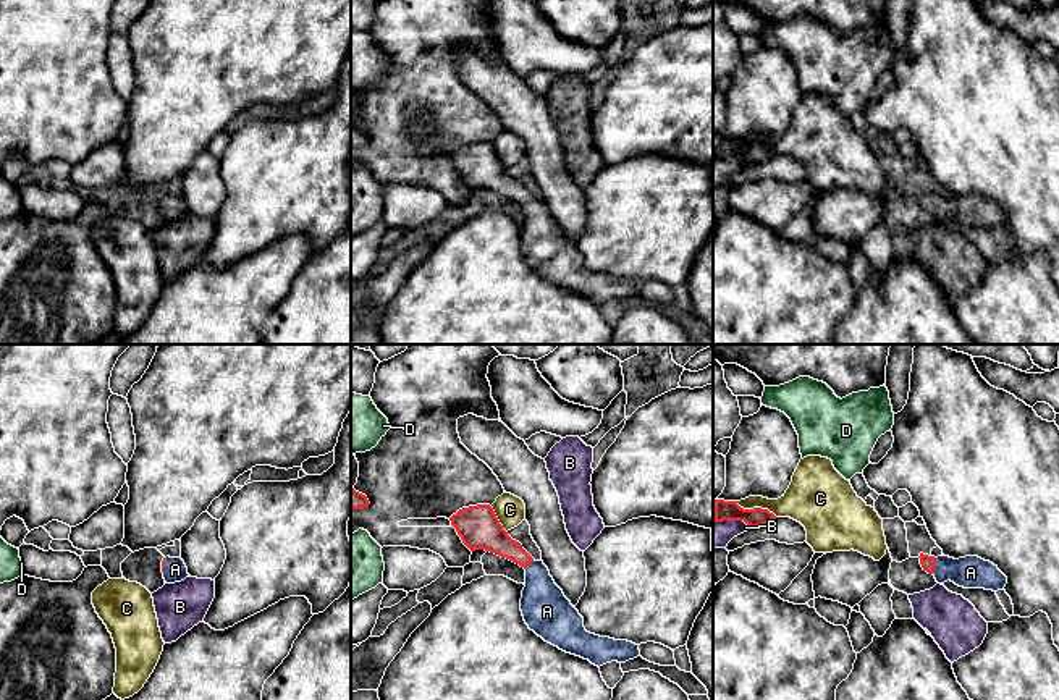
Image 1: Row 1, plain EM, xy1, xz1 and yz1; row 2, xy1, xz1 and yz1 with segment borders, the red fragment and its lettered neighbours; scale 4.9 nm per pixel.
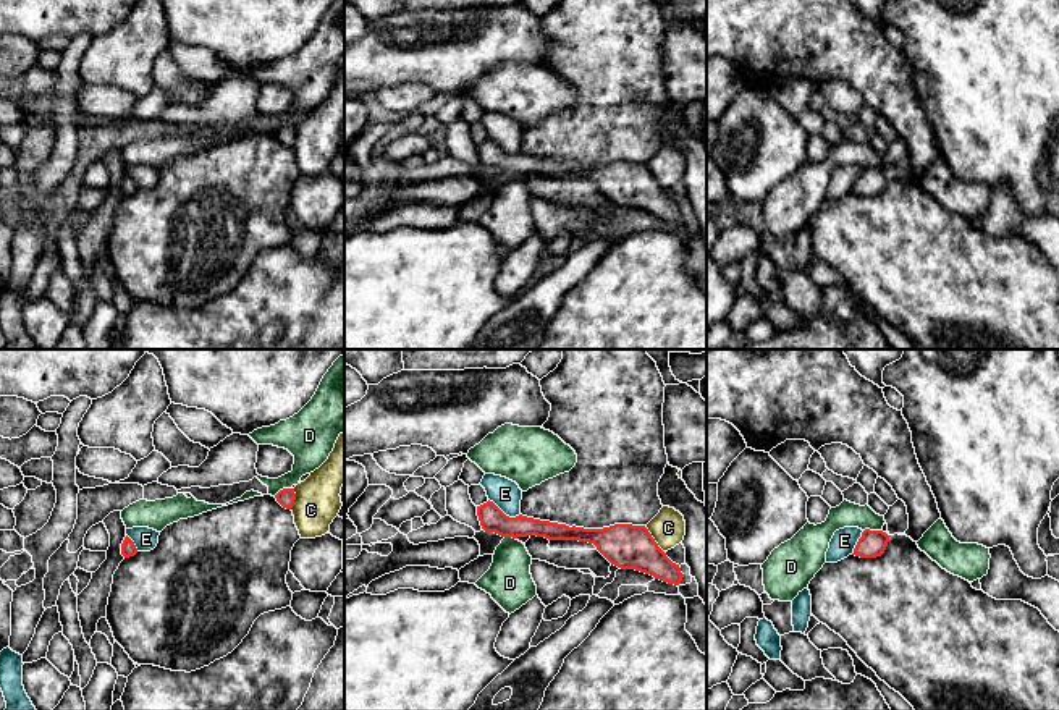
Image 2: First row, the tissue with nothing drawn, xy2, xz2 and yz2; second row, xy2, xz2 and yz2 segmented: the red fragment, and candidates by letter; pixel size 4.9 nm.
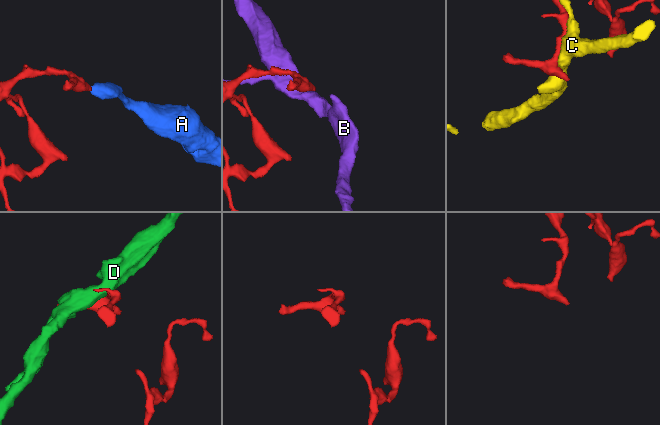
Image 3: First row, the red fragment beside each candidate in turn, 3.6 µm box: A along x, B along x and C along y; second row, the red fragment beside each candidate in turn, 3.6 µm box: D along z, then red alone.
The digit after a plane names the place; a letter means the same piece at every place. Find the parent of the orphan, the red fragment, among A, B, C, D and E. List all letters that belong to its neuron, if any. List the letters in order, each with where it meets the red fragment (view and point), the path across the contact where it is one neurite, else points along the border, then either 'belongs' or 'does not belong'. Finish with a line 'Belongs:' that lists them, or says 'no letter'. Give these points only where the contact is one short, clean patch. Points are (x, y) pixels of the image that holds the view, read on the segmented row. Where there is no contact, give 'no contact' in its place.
A: meets red in yz1 at (933, 566); runs through yz1 (927, 561), (933, 566), (970, 573); belongs
B: meets red in yz1 at (733, 519); does not belong
C: meets red in yz1 at (757, 508); does not belong
D: meets red in xy2 at (283, 489); does not belong
E: meets red in xz2 at (503, 513); border along xz2 (489, 498), (506, 515), (519, 515); does not belong
Belongs: A

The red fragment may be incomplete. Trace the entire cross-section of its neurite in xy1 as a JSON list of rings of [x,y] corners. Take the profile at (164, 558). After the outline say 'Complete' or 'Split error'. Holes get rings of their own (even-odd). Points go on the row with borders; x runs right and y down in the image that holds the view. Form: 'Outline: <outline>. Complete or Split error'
Outline: [[[163,558],[162,572],[167,584],[181,582],[189,577],[188,567],[181,558]]]. Split error

